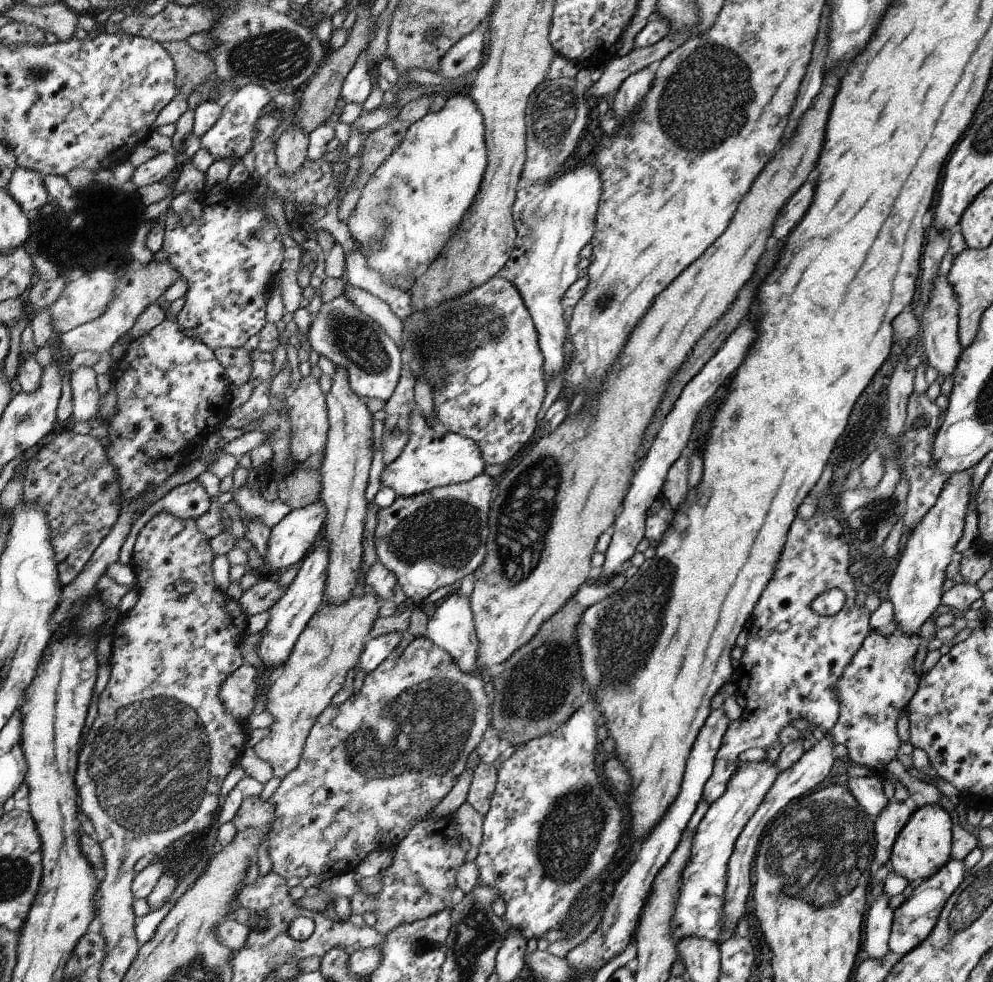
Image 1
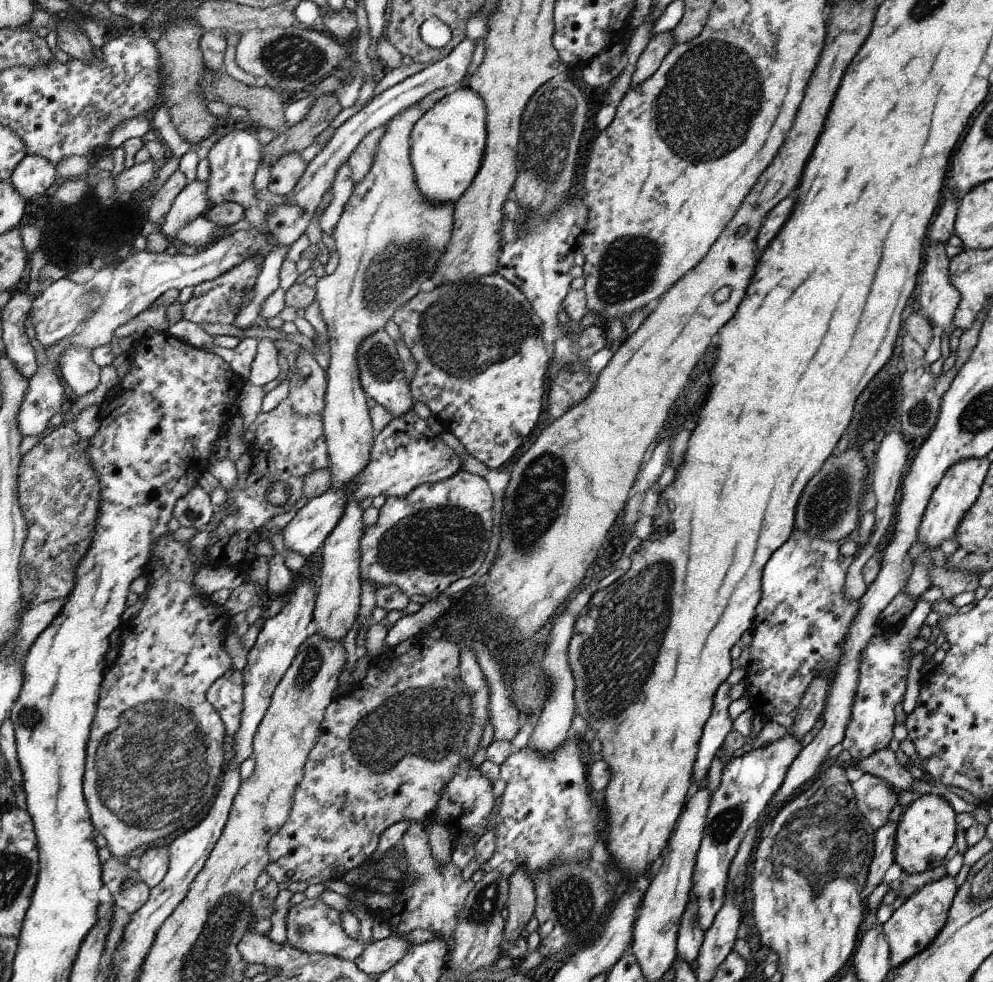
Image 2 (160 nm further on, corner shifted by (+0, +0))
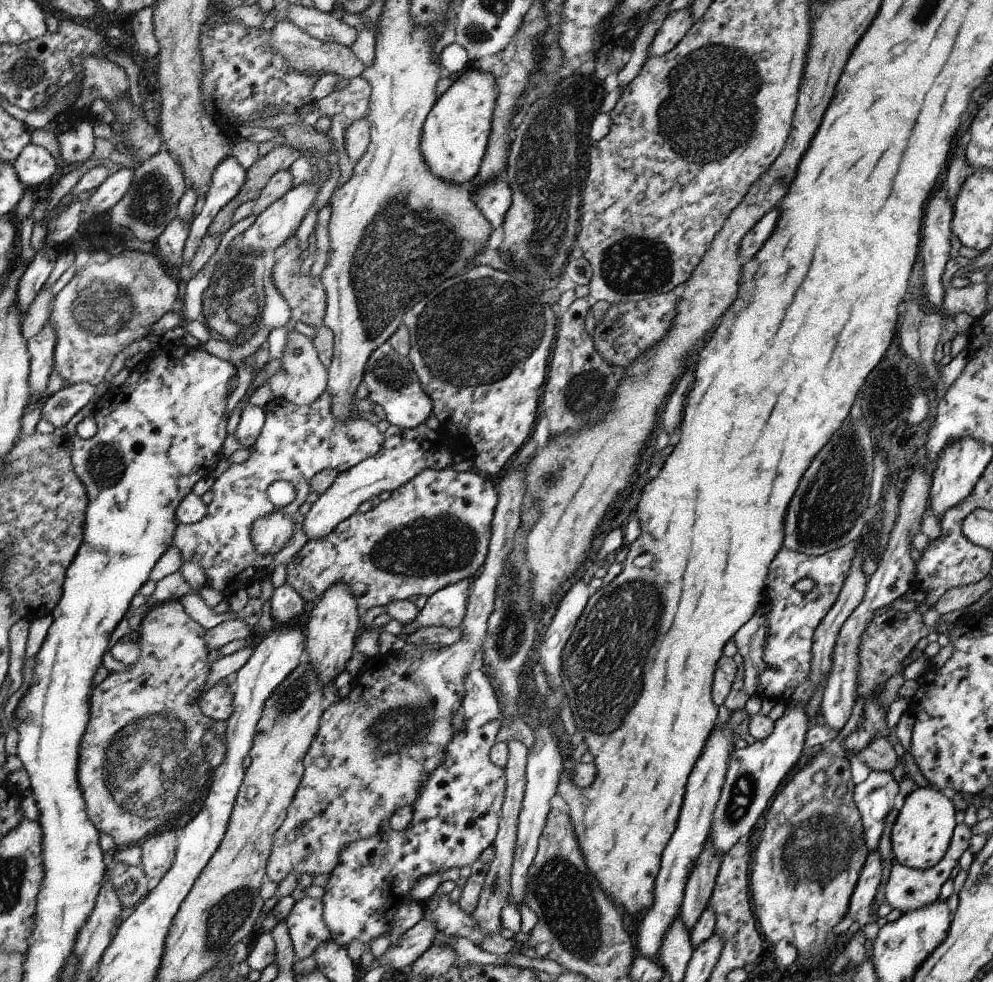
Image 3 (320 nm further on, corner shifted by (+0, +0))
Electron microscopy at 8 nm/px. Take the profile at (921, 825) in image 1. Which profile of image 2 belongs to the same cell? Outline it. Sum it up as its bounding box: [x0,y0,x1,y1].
[894,793,957,874]

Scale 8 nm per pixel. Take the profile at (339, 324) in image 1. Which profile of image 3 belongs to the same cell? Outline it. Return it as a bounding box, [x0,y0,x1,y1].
[365,342,433,429]

